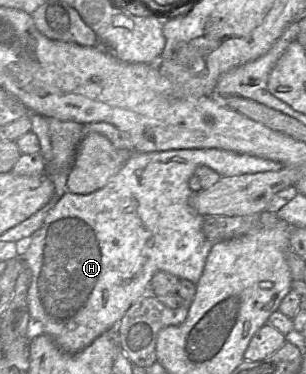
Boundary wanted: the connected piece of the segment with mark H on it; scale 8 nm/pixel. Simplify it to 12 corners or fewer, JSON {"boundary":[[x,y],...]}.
{"boundary":[[217,148],[137,152],[67,191],[22,256],[33,328],[80,352],[165,271],[198,283],[213,246],[199,166],[277,171]]}

